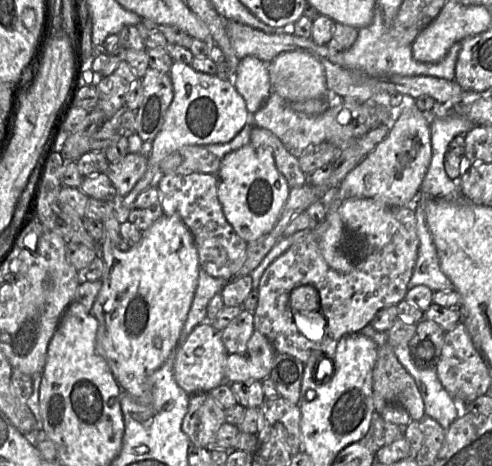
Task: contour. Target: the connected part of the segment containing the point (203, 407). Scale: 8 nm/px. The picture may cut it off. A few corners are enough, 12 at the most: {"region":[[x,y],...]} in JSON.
{"region":[[210,393],[190,395],[181,428],[207,448],[225,421]]}

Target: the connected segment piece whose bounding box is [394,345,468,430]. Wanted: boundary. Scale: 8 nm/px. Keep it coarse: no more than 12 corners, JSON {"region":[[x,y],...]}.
{"region":[[409,345],[394,353],[415,380],[425,415],[447,430],[460,416],[458,401],[436,369],[415,365]]}

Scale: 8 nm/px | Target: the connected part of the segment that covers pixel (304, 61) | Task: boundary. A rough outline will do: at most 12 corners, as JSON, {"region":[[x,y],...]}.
{"region":[[289,51],[266,63],[271,92],[287,101],[341,98],[322,65]]}

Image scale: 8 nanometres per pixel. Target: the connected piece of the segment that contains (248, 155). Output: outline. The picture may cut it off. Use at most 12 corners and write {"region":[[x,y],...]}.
{"region":[[270,148],[221,160],[217,196],[243,240],[272,230],[290,188]]}

